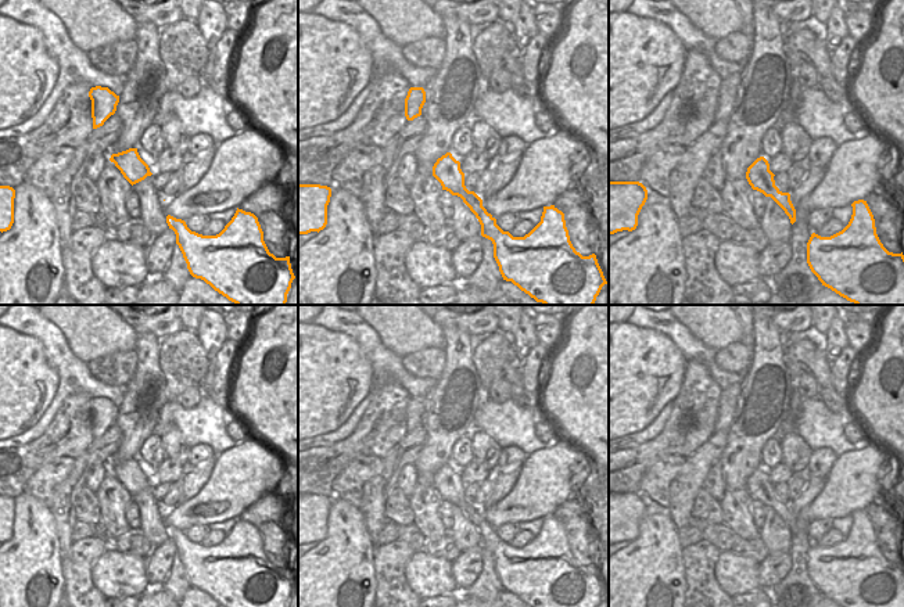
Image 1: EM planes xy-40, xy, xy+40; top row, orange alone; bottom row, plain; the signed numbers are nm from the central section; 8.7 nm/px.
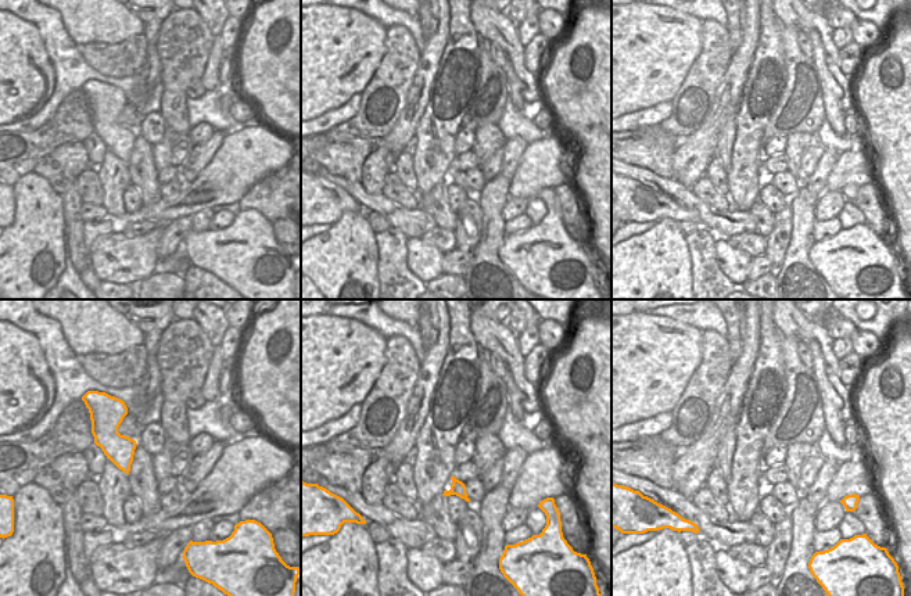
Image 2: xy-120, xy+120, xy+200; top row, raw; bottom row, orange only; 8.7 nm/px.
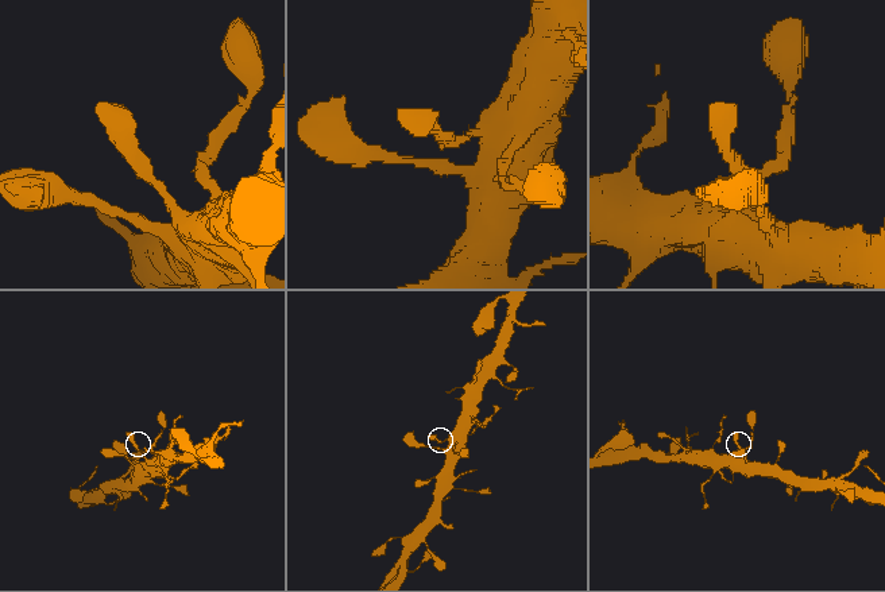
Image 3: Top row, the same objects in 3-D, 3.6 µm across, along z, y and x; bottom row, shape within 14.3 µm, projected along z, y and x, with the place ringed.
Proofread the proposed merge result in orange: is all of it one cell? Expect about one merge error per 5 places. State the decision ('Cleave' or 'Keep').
Keep.

